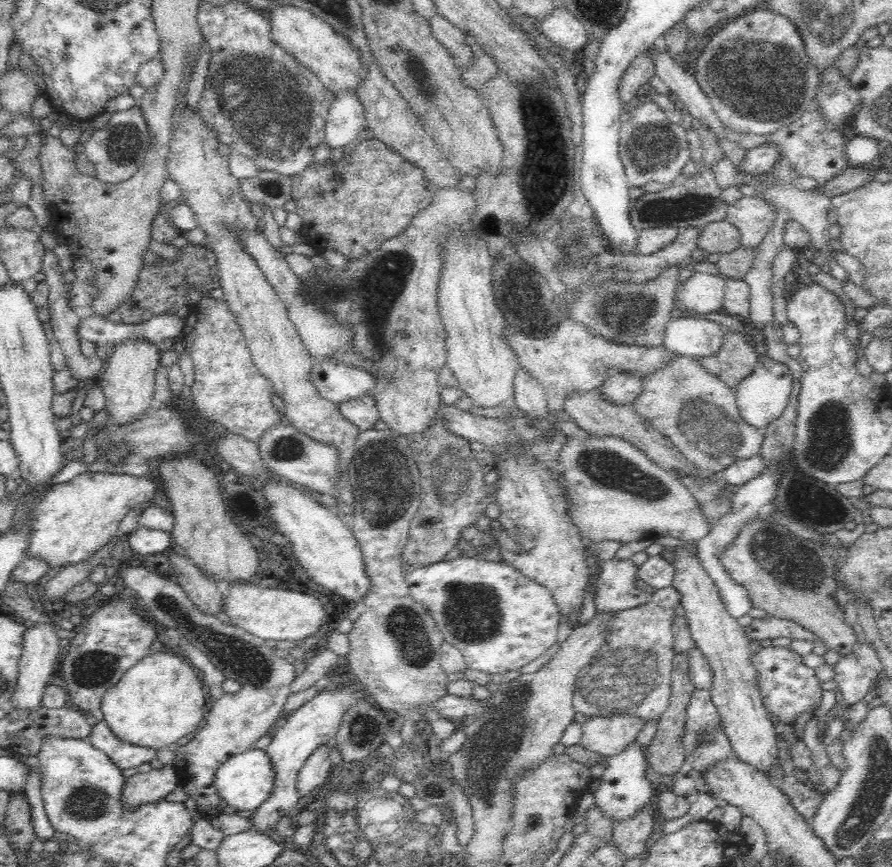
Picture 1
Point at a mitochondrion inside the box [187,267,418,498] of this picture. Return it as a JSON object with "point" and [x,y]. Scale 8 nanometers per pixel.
{"point":[287,449]}

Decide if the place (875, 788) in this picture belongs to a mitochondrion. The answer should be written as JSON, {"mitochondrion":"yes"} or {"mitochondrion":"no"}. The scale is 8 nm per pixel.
{"mitochondrion":"yes"}

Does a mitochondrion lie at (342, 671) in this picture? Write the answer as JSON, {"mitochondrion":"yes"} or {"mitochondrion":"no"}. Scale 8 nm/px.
{"mitochondrion":"no"}

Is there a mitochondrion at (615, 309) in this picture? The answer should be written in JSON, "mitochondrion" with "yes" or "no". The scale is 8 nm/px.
{"mitochondrion":"yes"}

